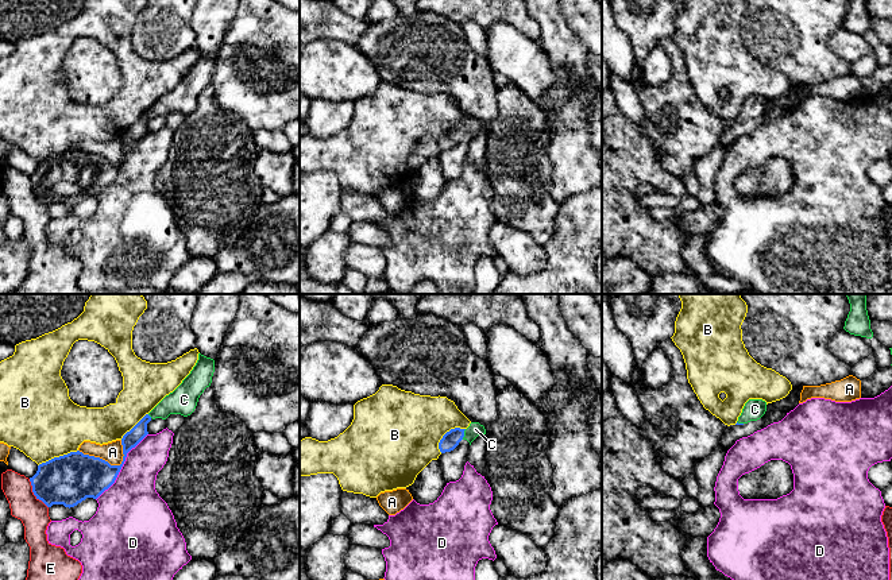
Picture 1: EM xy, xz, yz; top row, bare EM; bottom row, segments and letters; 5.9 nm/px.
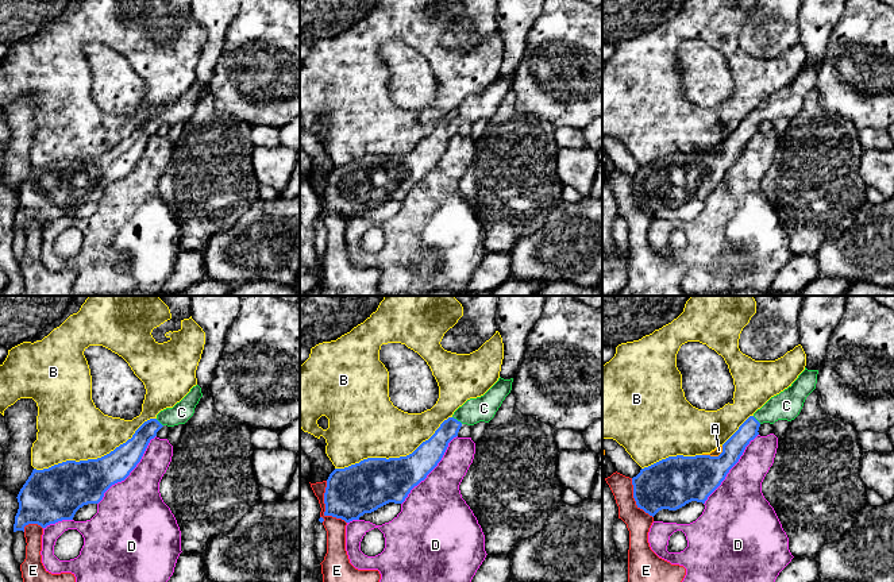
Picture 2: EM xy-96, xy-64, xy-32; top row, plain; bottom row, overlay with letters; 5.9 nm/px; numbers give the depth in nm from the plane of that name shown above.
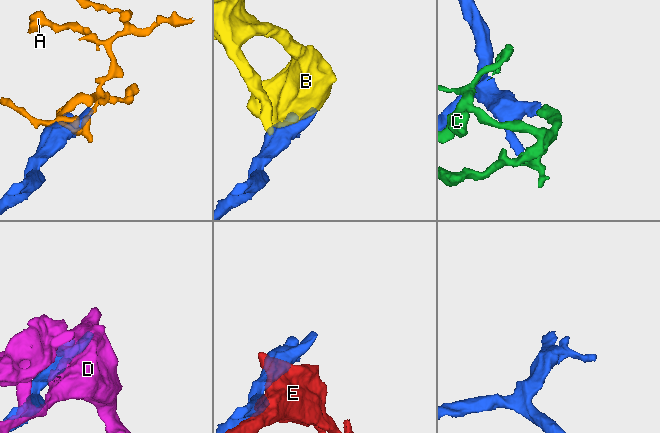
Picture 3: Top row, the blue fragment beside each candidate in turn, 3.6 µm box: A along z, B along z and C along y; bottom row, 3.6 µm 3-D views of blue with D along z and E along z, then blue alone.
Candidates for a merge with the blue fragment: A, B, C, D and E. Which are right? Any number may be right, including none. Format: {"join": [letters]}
{"join": ["C"]}

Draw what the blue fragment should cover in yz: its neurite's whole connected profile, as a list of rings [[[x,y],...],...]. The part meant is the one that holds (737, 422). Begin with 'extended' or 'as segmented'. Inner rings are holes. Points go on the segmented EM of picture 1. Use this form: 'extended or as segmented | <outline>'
extended | [[[749,399],[735,425],[744,425],[760,419],[766,411],[766,402],[762,399]]]

